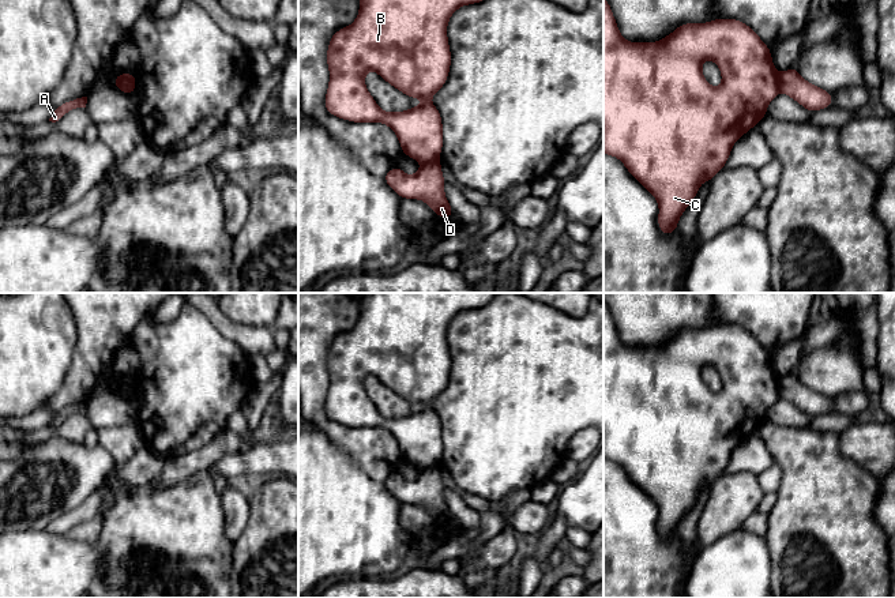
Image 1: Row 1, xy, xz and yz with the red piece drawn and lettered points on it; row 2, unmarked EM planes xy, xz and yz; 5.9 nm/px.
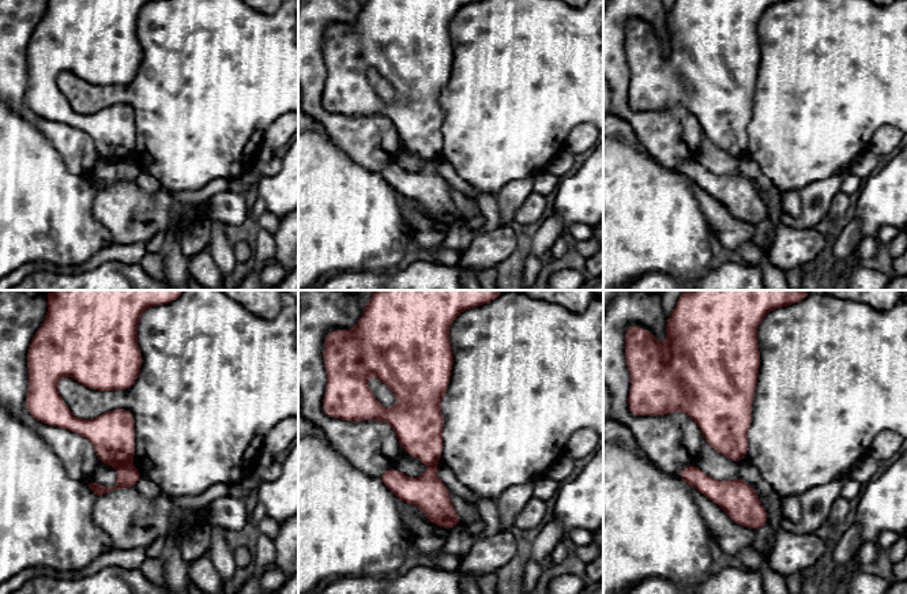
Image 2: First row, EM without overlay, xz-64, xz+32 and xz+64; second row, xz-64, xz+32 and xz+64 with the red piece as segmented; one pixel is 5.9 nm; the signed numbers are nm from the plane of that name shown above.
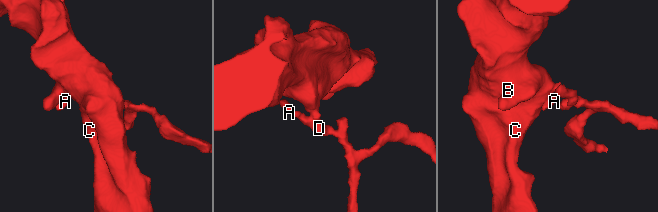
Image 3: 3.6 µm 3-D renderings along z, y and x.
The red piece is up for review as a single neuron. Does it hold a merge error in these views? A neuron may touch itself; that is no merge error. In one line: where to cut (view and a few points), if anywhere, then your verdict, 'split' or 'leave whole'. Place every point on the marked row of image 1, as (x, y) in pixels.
cut in yz along (777, 74), (779, 90); split

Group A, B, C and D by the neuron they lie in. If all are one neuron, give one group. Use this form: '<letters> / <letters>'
A D / B C

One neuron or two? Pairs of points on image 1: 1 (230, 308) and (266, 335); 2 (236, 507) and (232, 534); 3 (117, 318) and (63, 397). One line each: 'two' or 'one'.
1: two
2: one
3: one

